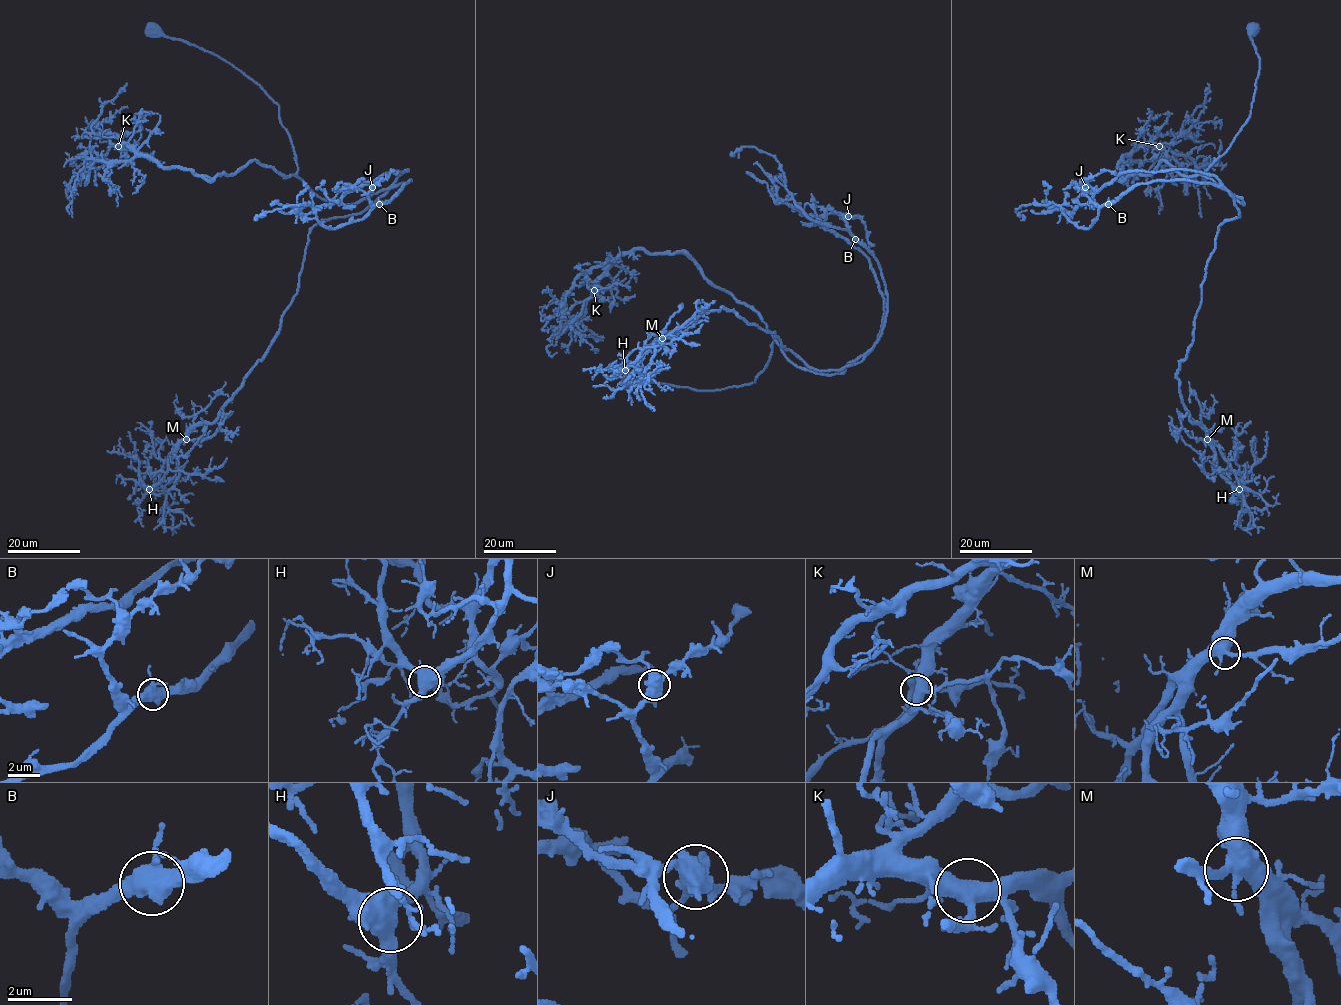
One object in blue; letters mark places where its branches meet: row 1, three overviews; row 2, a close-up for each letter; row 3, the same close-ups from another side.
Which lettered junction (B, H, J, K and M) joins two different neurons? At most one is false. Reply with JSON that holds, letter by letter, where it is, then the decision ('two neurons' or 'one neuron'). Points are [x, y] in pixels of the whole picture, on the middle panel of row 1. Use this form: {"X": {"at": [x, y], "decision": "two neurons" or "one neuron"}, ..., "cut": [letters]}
{"B": {"at": [855, 239], "decision": "one neuron"}, "H": {"at": [625, 370], "decision": "one neuron"}, "J": {"at": [848, 216], "decision": "two neurons"}, "K": {"at": [594, 290], "decision": "one neuron"}, "M": {"at": [662, 338], "decision": "one neuron"}, "cut": ["J"]}

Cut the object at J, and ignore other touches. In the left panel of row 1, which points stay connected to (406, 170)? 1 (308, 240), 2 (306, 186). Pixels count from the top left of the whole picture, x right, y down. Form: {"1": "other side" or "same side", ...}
{"1": "same side", "2": "other side"}

